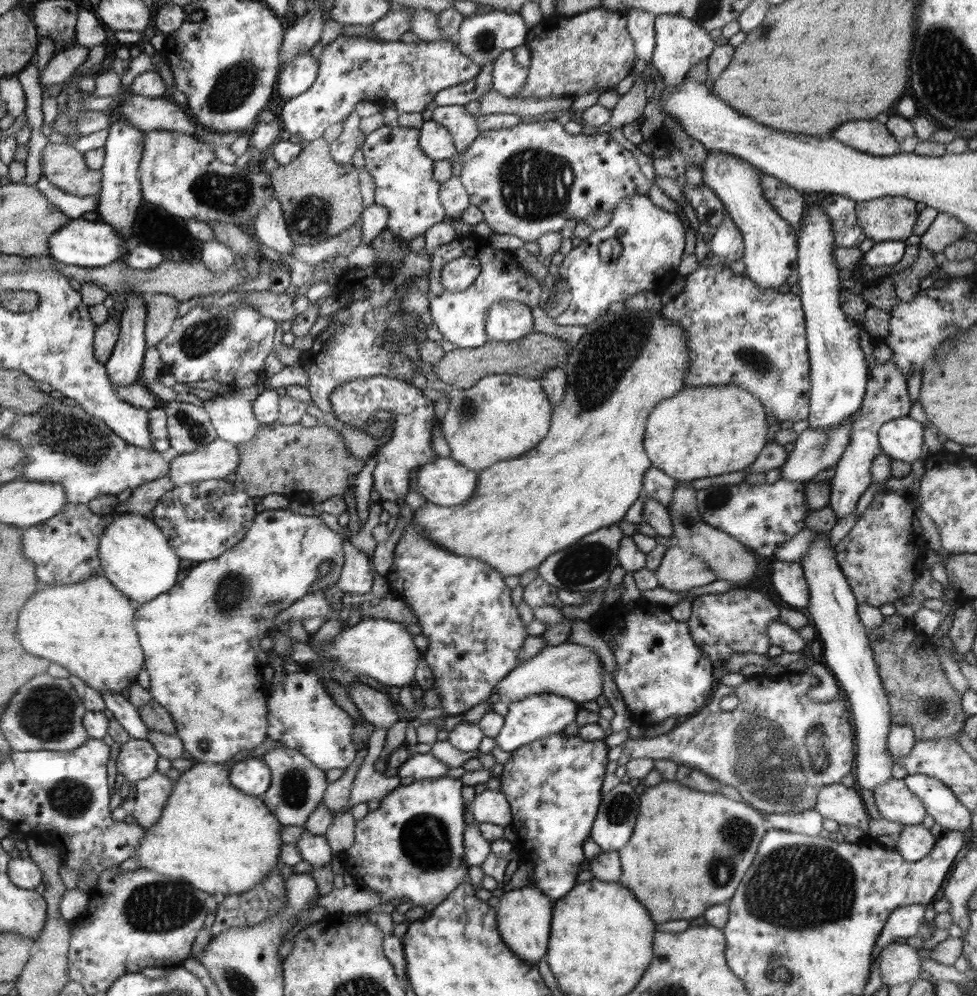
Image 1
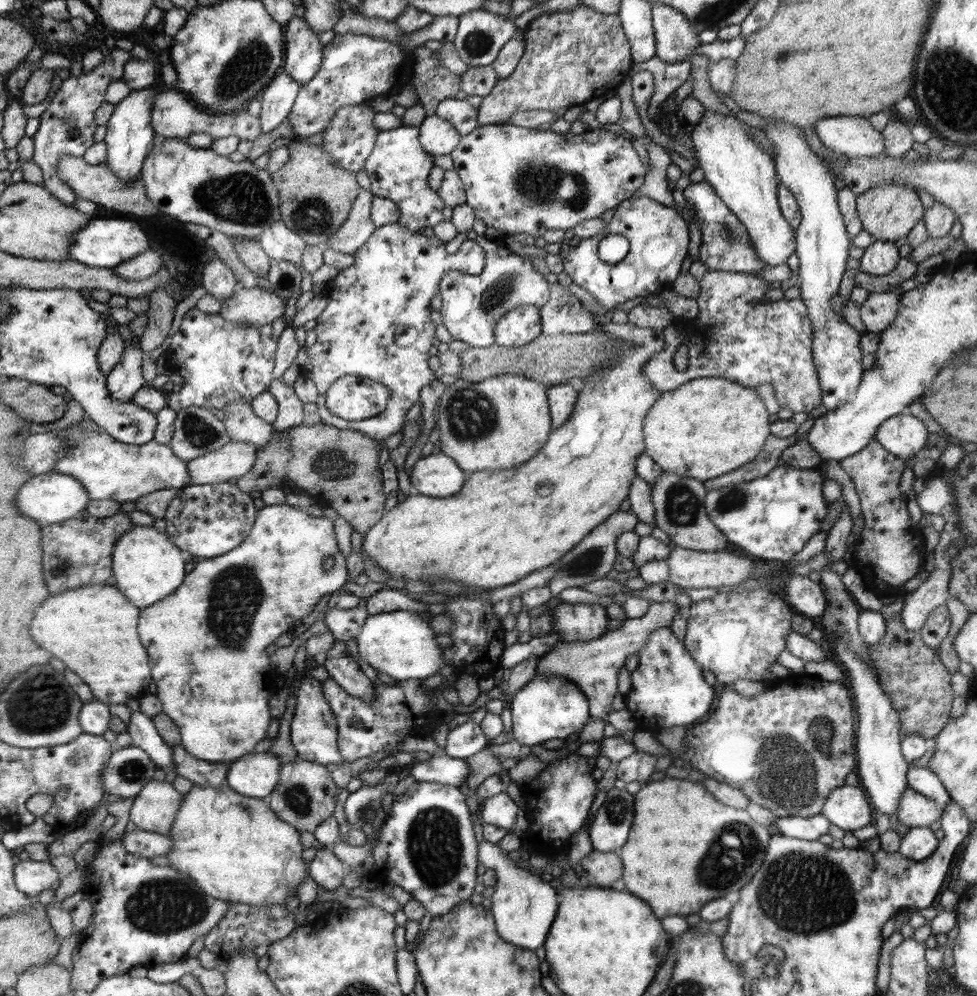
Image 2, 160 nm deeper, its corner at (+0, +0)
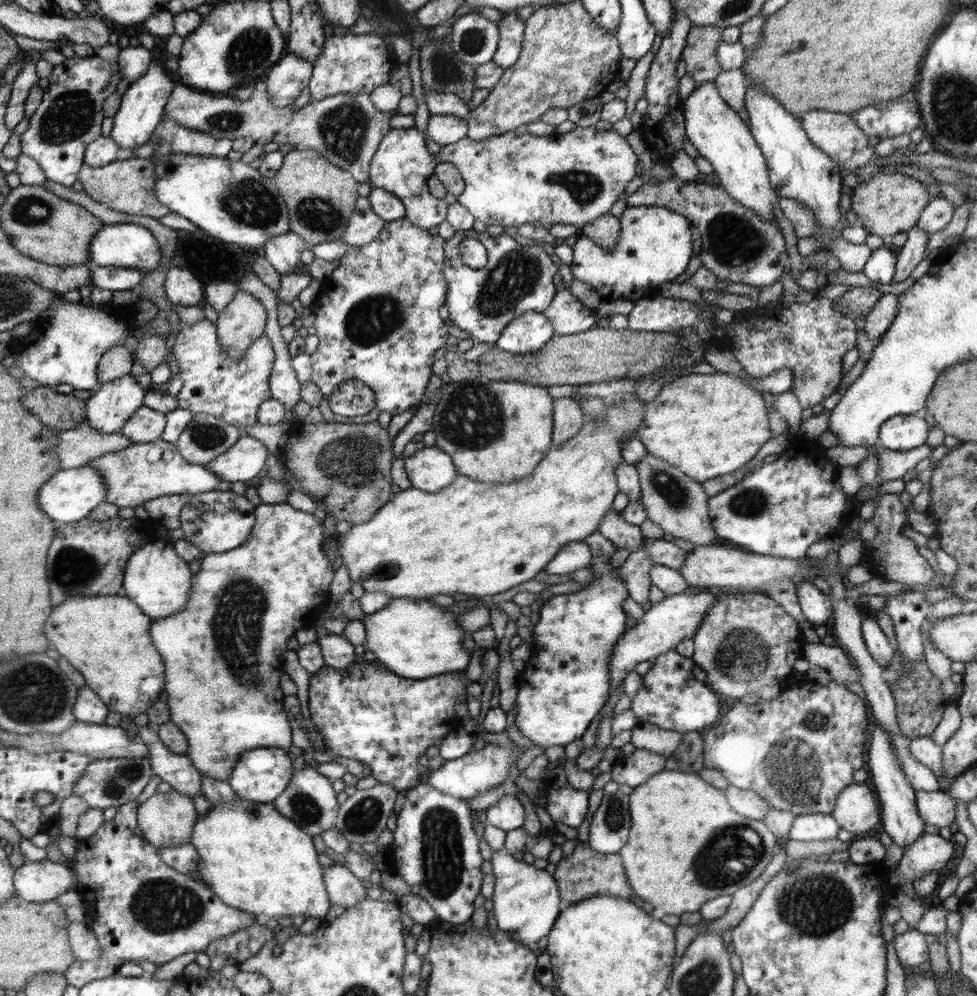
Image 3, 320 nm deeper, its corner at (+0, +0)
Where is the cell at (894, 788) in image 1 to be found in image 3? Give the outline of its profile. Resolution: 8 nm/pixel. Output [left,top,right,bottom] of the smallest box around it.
[915,791,956,828]

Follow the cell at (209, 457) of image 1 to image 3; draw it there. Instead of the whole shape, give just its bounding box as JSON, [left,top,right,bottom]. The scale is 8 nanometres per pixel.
[206,434,268,484]

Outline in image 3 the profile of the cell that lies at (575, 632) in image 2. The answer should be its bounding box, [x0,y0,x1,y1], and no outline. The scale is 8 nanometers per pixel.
[514,556,629,750]

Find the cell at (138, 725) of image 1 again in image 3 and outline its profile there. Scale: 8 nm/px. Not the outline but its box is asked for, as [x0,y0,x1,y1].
[137,723,202,799]

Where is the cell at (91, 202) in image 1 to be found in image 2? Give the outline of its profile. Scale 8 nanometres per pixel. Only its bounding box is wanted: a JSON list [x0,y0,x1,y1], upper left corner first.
[31,47,130,205]

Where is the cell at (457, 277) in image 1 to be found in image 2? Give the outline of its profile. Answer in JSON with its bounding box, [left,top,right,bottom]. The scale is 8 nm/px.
[303,223,486,440]

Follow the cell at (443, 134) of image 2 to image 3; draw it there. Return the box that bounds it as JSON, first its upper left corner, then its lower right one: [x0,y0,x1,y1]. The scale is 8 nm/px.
[428,115,467,145]

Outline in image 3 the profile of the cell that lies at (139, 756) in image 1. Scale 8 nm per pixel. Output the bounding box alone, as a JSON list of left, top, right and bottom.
[75,758,153,808]

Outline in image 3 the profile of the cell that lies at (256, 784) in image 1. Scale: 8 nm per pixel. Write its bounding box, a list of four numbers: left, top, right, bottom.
[228,747,293,803]

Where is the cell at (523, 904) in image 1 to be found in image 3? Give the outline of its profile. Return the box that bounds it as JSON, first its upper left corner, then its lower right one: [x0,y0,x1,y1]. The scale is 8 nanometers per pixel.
[490,851,562,945]

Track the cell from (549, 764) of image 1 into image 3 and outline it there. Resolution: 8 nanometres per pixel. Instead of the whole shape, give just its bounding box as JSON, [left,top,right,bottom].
[544,784,588,828]

